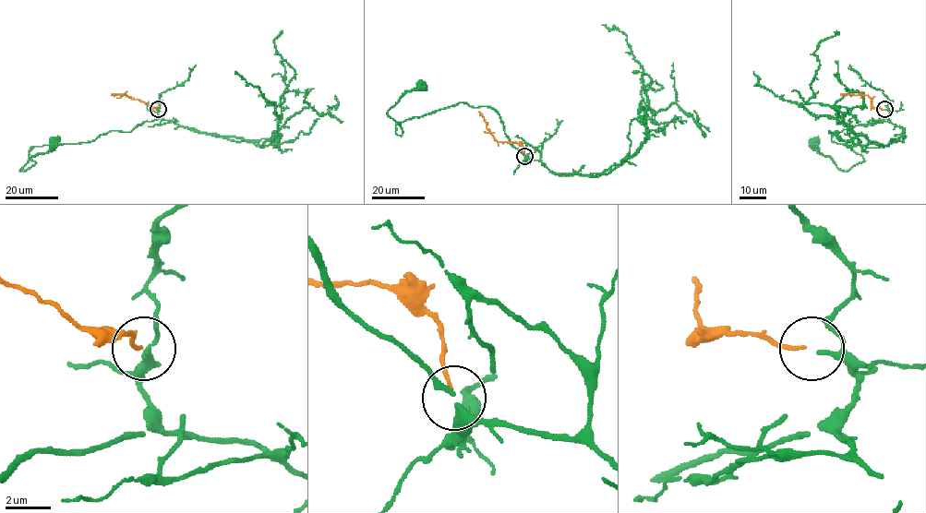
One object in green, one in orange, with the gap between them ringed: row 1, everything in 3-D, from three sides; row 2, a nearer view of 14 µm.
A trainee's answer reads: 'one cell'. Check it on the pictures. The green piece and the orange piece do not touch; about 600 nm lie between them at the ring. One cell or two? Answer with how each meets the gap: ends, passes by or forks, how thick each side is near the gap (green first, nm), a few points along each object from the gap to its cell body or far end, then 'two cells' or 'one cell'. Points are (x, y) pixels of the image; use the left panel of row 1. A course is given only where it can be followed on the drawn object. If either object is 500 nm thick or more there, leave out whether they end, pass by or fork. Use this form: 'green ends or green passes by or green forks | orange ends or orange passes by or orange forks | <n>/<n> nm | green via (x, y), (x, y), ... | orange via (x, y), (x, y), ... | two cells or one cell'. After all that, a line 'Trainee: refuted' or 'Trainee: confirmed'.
green ends | orange ends | 220/140 nm | green via (158, 109), (158, 119), (128, 132), (32, 148), (29, 157), (35, 162), (20, 170), (55, 144) | orange via (158, 109), (127, 95), (112, 94) | one cell
Trainee: confirmed

